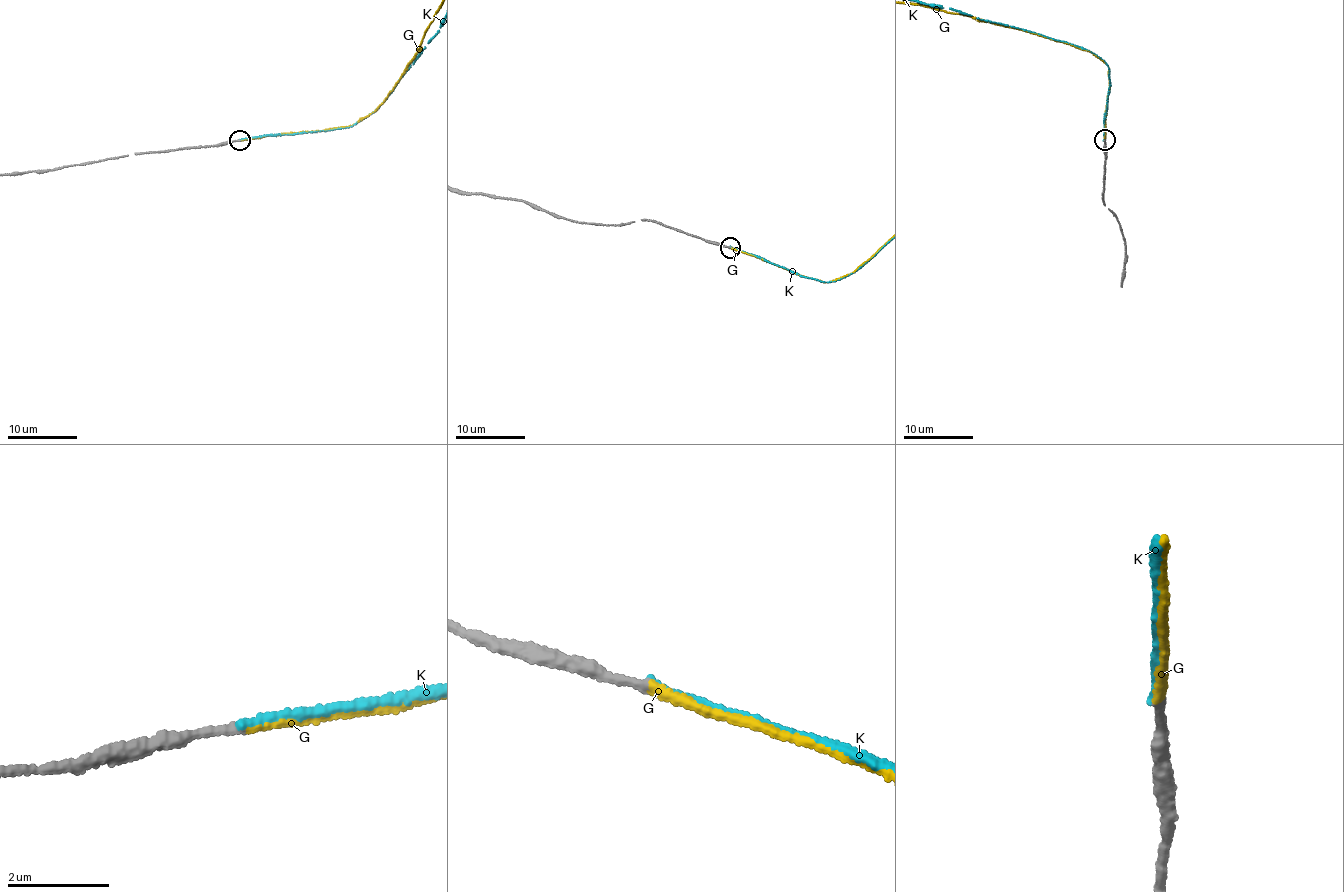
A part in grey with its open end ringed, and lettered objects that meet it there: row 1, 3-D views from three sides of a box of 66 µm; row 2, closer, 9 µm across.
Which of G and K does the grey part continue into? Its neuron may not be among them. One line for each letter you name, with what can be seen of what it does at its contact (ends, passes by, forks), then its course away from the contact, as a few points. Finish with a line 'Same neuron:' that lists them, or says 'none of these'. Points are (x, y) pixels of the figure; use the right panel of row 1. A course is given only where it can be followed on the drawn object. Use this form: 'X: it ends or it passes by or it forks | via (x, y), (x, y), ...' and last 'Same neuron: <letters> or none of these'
G: it ends
Same neuron: G

